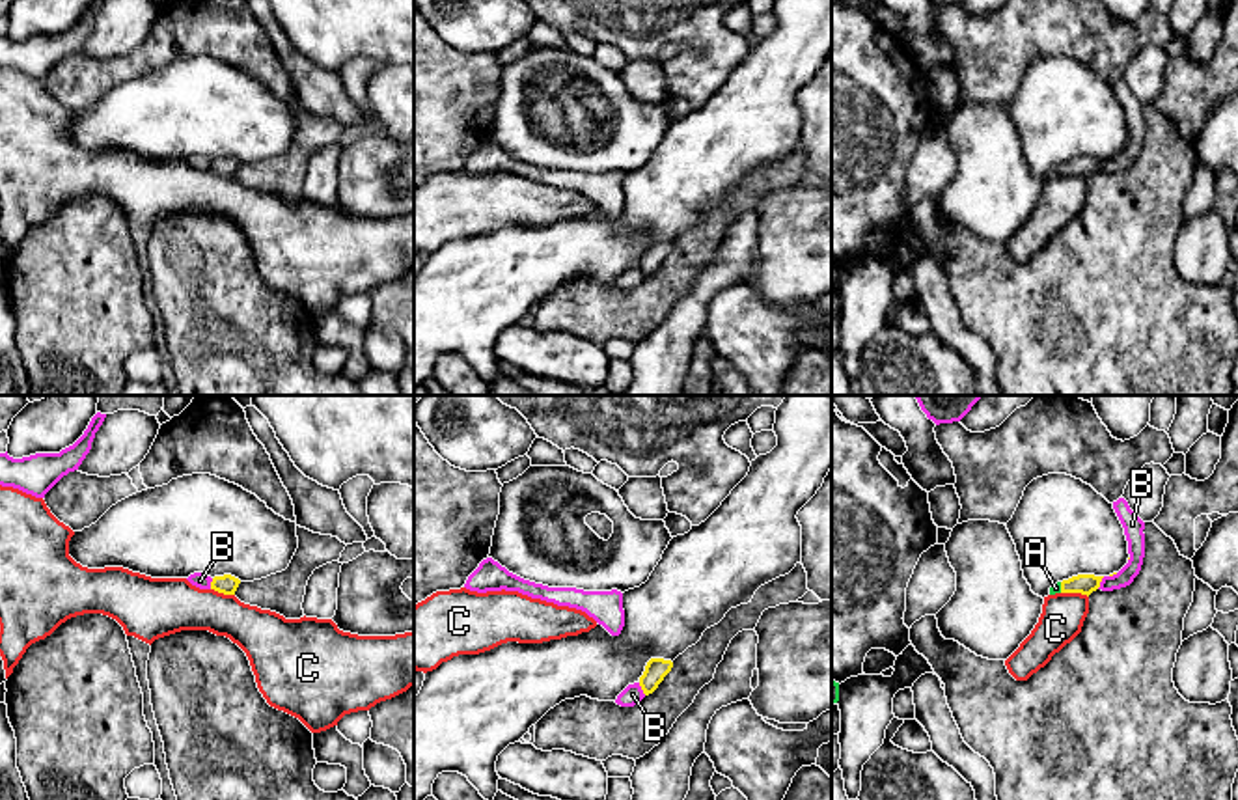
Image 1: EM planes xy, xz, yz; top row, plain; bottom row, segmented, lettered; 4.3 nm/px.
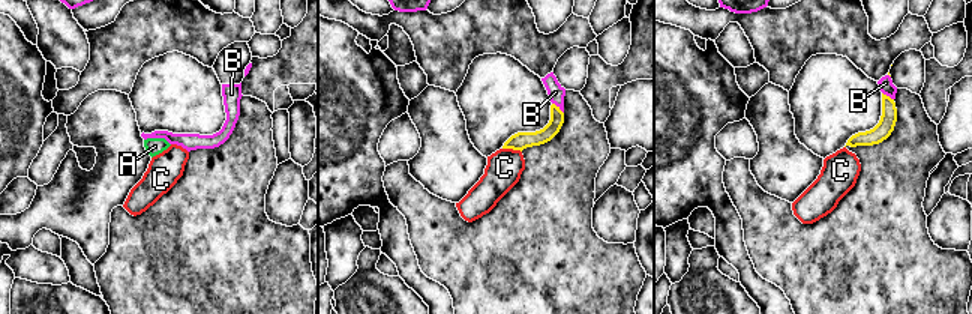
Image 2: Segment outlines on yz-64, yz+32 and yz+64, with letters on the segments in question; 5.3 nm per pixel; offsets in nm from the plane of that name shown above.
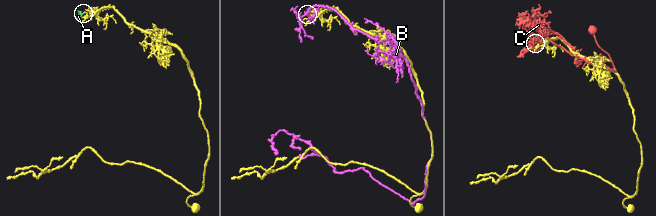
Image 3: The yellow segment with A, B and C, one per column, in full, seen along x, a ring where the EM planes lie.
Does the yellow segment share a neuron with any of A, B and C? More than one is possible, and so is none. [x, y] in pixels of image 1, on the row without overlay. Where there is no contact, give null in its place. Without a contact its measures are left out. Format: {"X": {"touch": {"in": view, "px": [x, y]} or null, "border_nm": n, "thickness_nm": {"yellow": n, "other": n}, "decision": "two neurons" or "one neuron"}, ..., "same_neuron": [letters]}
{"A": {"touch": {"in": "yz", "px": [1061, 170]}, "border_nm": 50, "thickness_nm": {"yellow": 90, "other": 50}, "decision": "one neuron"}, "B": {"touch": {"in": "xz", "px": [642, 271]}, "border_nm": 70, "thickness_nm": {"yellow": 100, "other": 90}, "decision": "two neurons"}, "C": {"touch": {"in": "yz", "px": [1074, 174]}, "border_nm": 120, "thickness_nm": {"yellow": 90, "other": 190}, "decision": "two neurons"}, "same_neuron": ["A"]}

